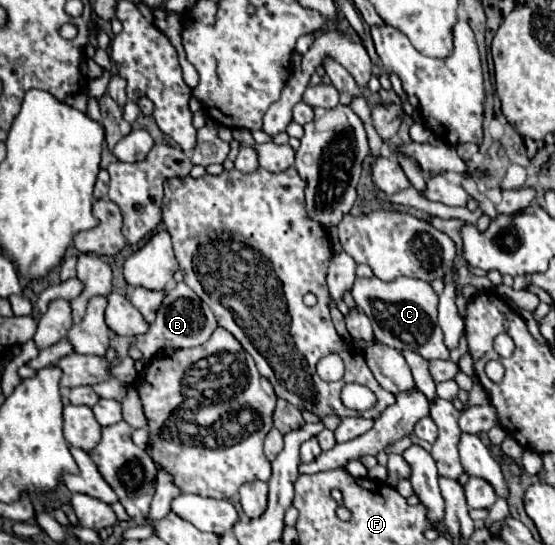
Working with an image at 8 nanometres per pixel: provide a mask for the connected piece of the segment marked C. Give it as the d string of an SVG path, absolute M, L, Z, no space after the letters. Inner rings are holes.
M357 278L353 282L351 294L369 316L373 324L375 338L397 350L411 350L423 358L449 360L449 348L443 342L443 330L437 322L437 302L439 296L429 282L417 278L397 278L393 282L383 282L379 278Z

